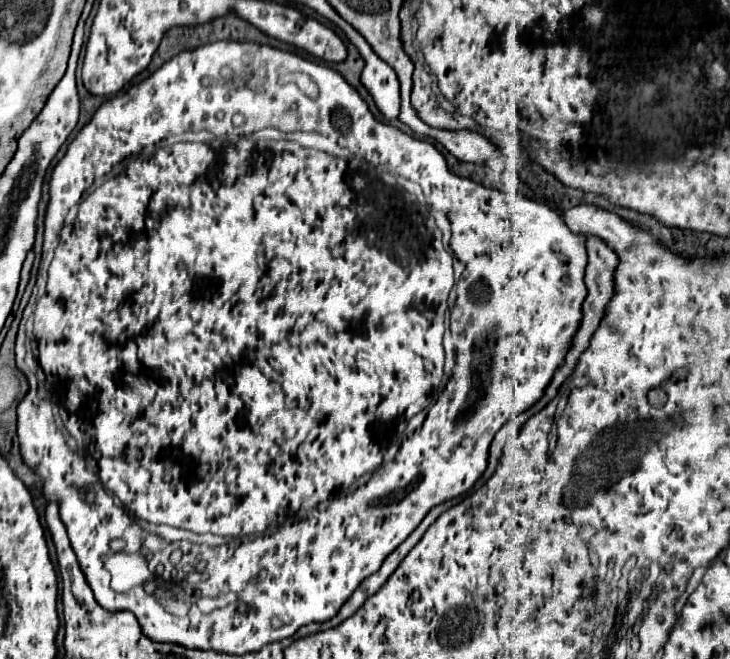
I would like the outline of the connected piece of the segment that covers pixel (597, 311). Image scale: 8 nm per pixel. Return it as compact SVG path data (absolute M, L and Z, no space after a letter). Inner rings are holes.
M587 236L587 242L585 242L585 246L587 246L587 268L585 268L585 286L587 286L587 298L585 298L585 302L583 302L583 318L581 318L581 324L579 324L579 330L575 332L575 338L573 338L573 342L571 342L571 348L569 348L569 352L567 352L567 358L563 360L563 366L559 366L559 370L555 372L555 378L549 382L549 386L547 386L547 390L545 390L545 394L543 394L543 398L535 404L535 408L531 408L531 410L527 410L525 414L521 414L521 418L517 416L517 422L521 424L525 418L529 418L529 416L533 416L539 408L543 408L555 394L557 394L557 388L563 384L563 380L573 372L573 368L575 368L575 364L577 364L577 358L579 358L579 354L589 346L589 338L591 338L591 334L595 332L595 328L599 326L599 320L601 320L601 316L603 316L603 312L605 312L605 306L607 306L607 302L611 300L611 296L613 296L613 272L615 272L615 266L617 266L617 256L611 252L611 250L607 250L607 246L603 244L603 240L599 240L597 236Z

